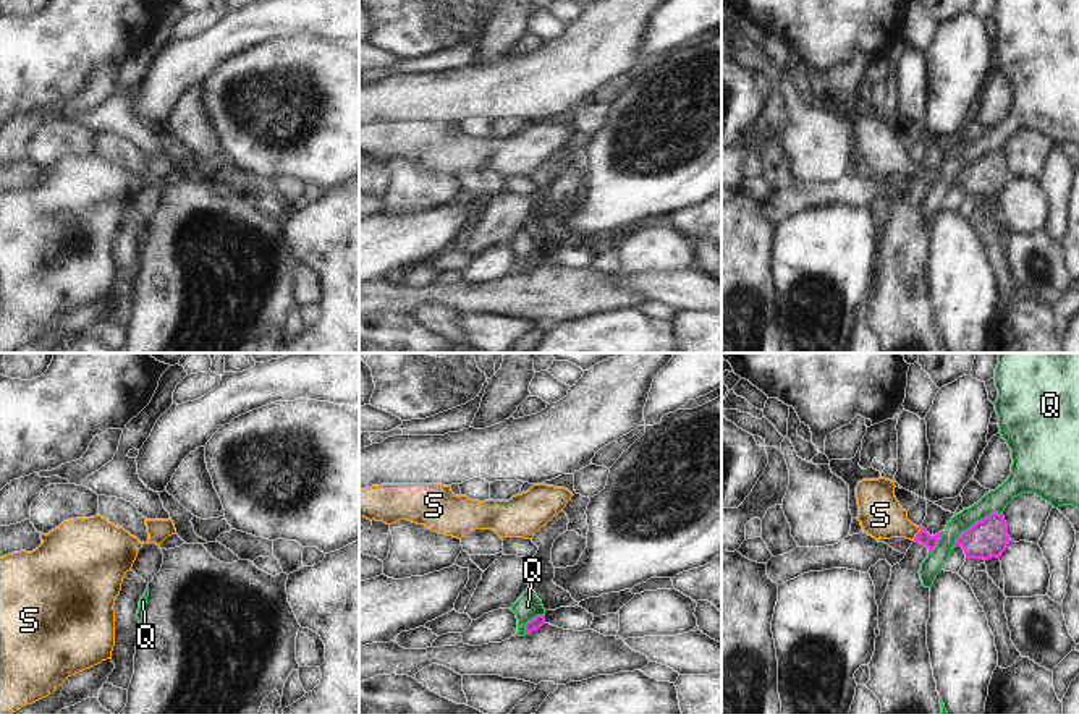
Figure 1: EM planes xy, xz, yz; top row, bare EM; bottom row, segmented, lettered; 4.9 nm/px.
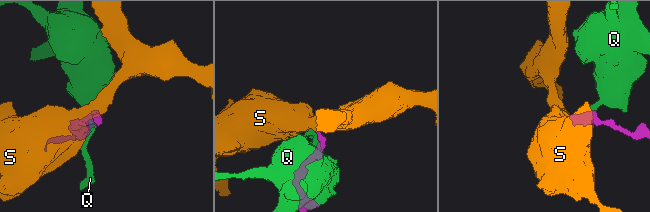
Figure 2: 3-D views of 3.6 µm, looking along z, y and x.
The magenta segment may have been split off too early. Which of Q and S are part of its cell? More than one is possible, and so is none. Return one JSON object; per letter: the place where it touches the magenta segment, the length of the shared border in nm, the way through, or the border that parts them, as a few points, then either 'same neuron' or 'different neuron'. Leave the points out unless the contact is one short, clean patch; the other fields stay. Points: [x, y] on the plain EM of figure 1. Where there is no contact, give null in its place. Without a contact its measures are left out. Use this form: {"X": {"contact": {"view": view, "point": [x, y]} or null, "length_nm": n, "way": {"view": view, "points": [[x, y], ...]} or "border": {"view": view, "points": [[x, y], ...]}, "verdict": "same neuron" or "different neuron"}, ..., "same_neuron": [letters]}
{"Q": {"contact": {"view": "yz", "point": [974, 161]}, "length_nm": 300, "border": {"view": "yz", "points": [[1002, 151], [990, 149], [974, 159], [960, 172], [952, 185]]}, "verdict": "different neuron"}, "S": {"contact": {"view": "yz", "point": [918, 170]}, "length_nm": 80, "way": {"view": "yz", "points": [[922, 174], [918, 170], [898, 164], [880, 152]]}, "verdict": "same neuron"}, "same_neuron": ["S"]}

